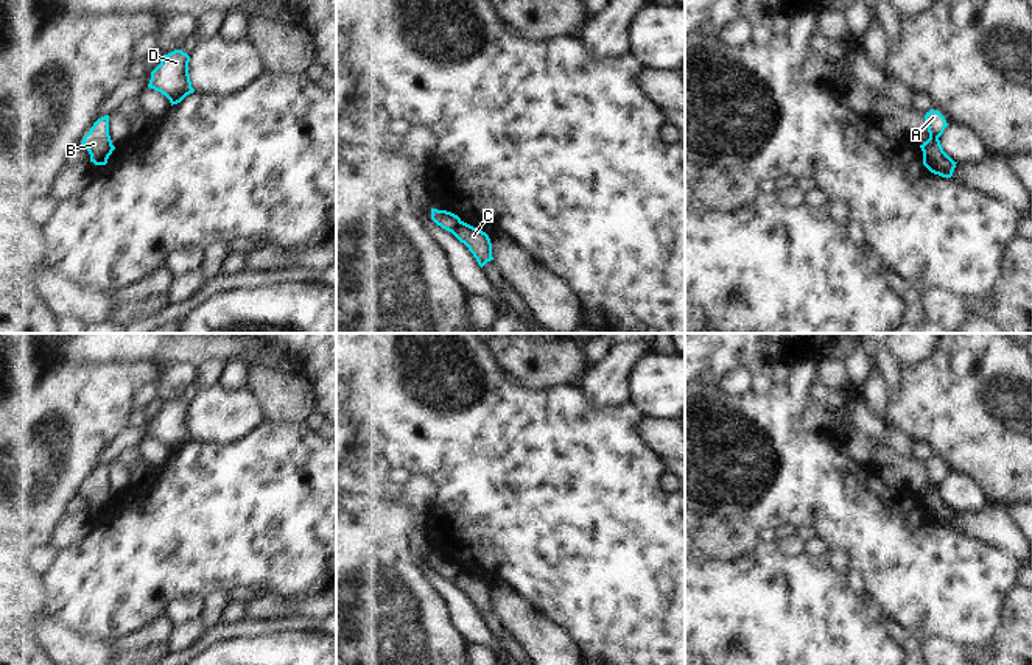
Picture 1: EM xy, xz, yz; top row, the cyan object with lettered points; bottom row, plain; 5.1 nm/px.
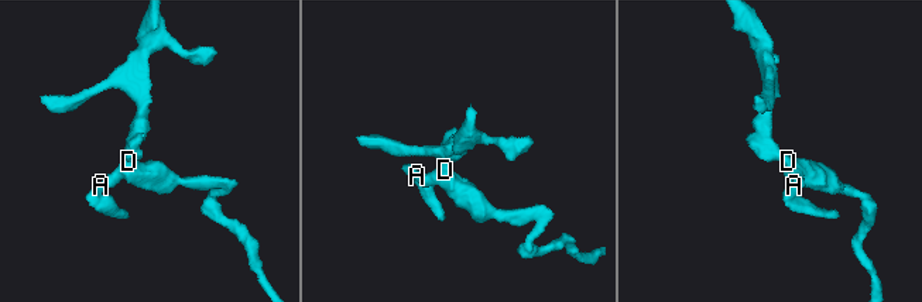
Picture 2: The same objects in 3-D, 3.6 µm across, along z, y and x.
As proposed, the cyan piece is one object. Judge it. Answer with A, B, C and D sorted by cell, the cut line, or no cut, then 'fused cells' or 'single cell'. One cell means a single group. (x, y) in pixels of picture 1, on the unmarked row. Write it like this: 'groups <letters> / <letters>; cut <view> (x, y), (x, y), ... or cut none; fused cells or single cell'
groups A B D / C; cut yz (937, 486), (931, 486), (922, 497); fused cells

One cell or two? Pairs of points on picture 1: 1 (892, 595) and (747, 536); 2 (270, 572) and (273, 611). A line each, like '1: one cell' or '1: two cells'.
1: two cells
2: two cells

